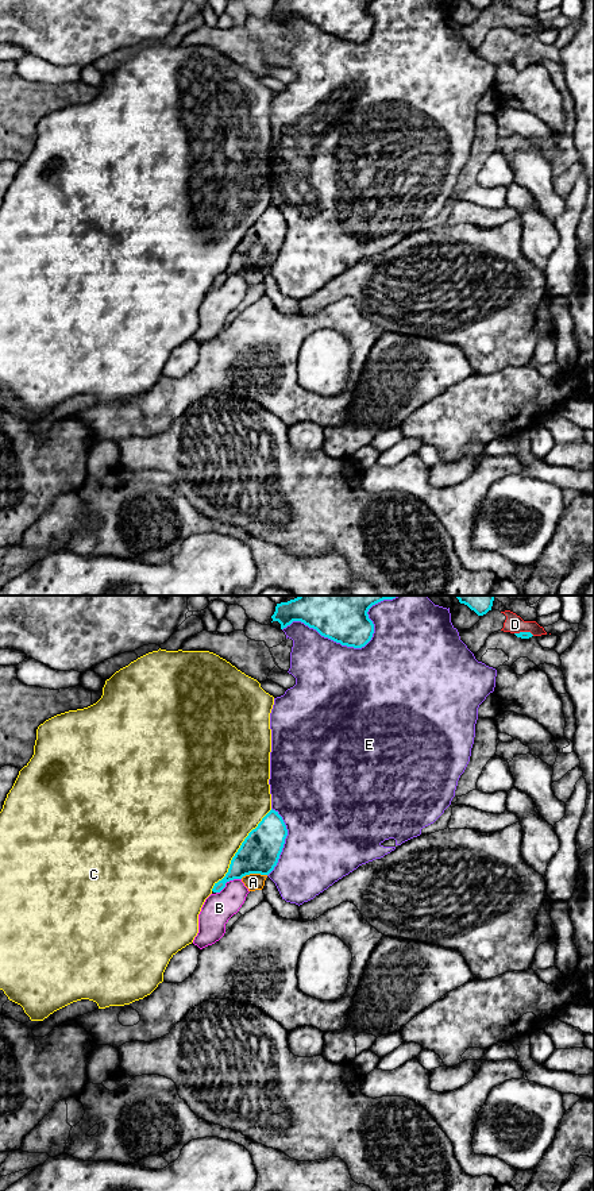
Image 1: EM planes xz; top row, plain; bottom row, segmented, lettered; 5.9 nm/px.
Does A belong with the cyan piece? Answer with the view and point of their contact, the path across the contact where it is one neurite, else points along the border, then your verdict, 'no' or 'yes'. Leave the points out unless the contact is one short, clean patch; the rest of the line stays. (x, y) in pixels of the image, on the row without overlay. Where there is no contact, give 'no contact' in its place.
meets cyan in xz at (253, 268); runs through xz (259, 247), (253, 257), (253, 268), (253, 277); yes

